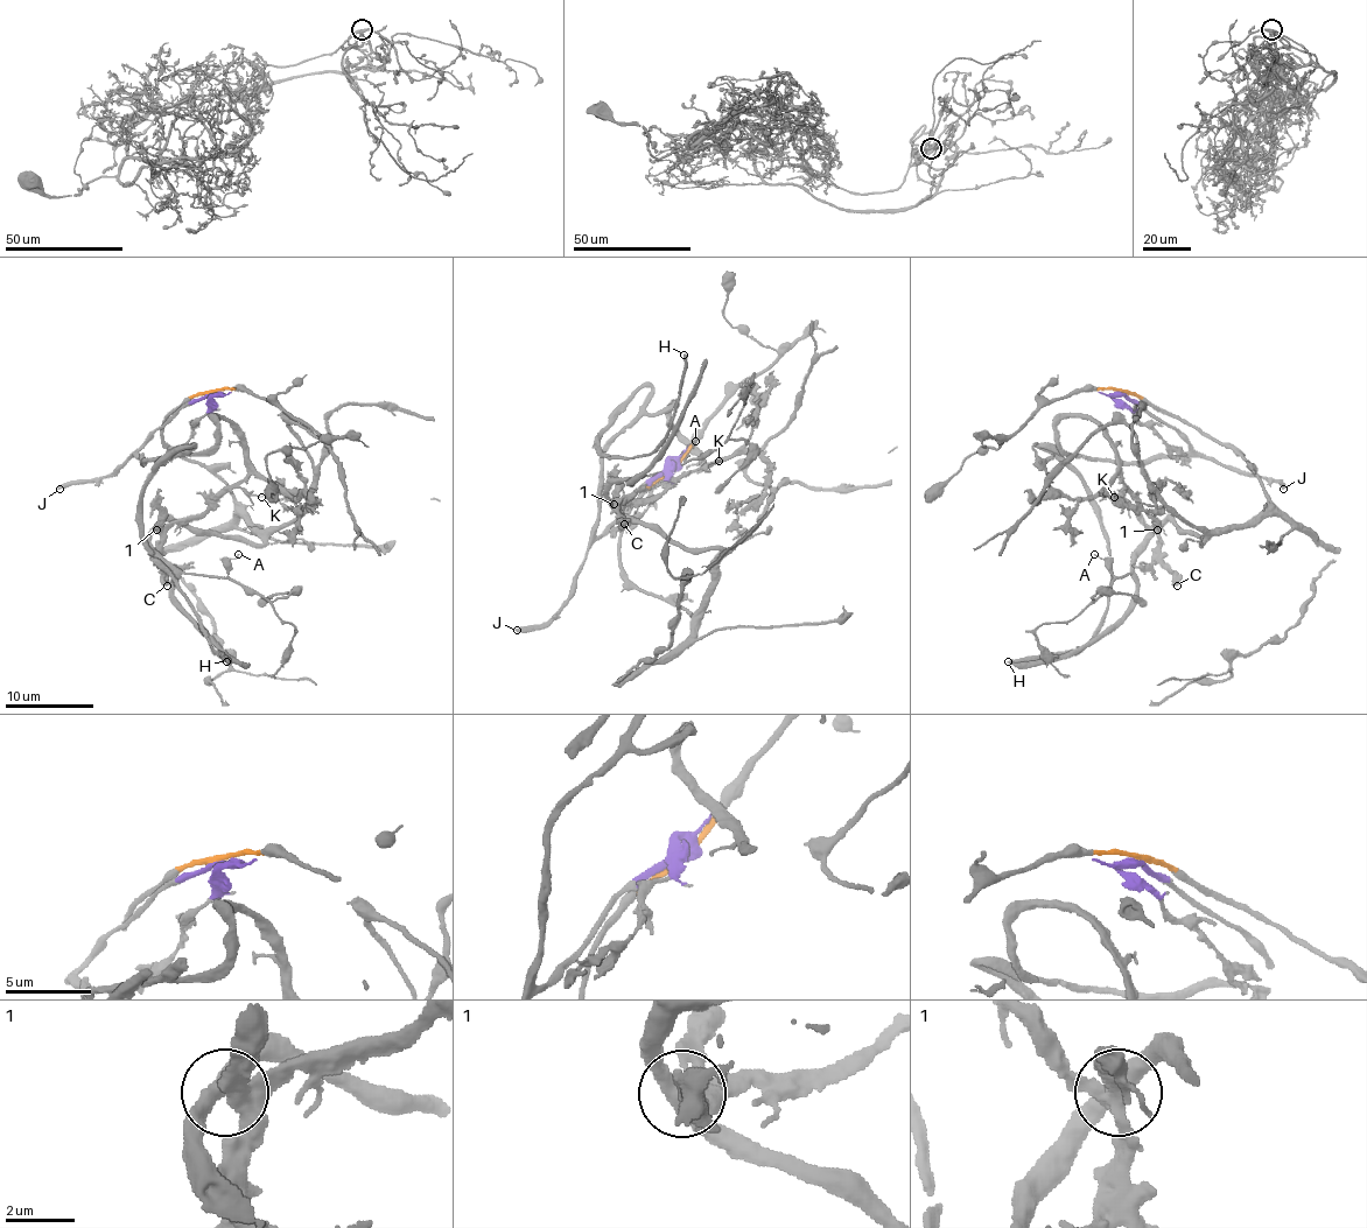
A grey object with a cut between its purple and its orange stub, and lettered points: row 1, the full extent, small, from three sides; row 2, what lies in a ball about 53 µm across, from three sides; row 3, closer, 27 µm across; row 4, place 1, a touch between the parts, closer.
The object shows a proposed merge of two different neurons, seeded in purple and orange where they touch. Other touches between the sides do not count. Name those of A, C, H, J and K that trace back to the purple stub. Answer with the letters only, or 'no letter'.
C, H, J, K

